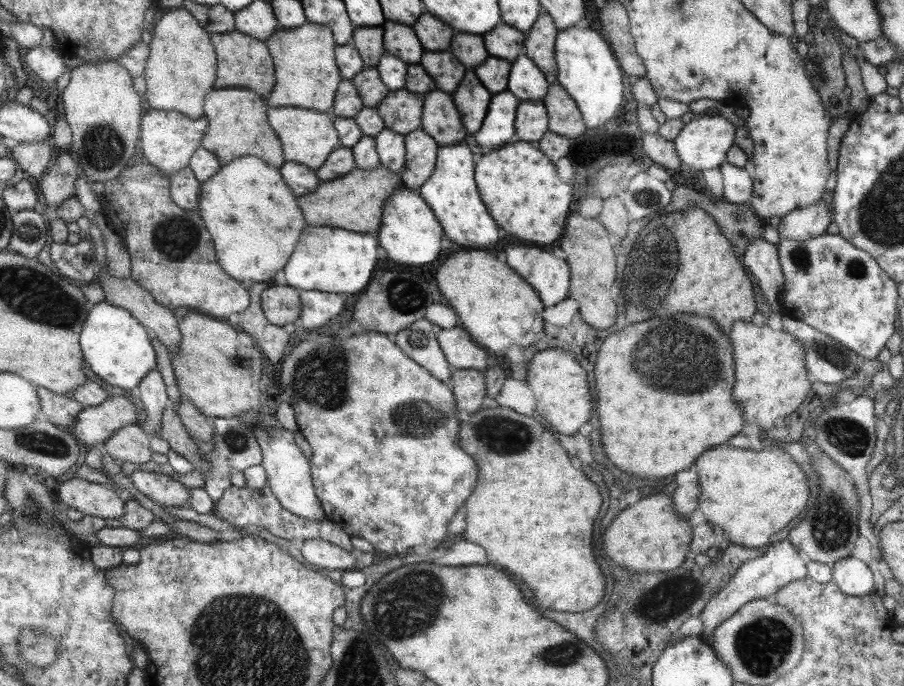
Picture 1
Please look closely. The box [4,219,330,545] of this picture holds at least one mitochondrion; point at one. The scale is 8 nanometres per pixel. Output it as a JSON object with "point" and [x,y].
{"point":[32,508]}

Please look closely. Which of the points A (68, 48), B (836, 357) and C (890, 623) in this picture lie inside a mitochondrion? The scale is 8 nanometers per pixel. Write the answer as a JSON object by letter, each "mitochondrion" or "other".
{"A":"other","B":"mitochondrion","C":"other"}

